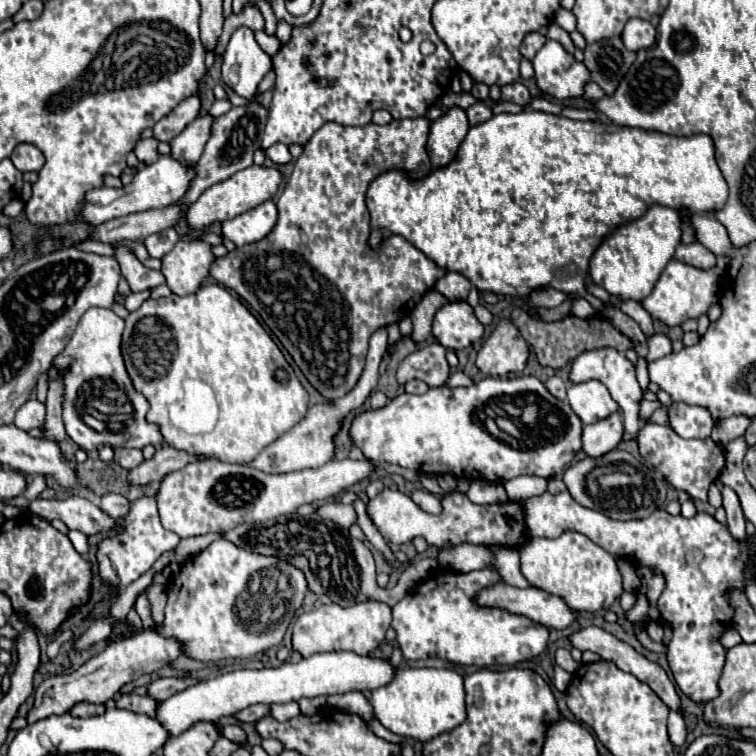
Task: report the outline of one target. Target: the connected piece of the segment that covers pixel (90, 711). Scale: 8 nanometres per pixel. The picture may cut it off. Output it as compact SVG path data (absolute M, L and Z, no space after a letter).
M77 703L69 711L75 717L91 717L91 715L101 715L105 713L105 705L95 705L95 703Z

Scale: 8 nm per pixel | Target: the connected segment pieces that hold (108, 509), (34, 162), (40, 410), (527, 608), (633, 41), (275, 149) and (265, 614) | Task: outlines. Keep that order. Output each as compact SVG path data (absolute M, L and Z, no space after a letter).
M109 493L109 495L103 495L103 499L101 499L101 511L105 511L113 519L125 517L129 513L129 509L131 509L131 501L123 495Z
M21 143L17 145L17 149L13 149L11 161L19 171L39 171L45 163L45 157L35 145Z
M37 399L27 401L17 413L15 413L15 425L23 431L29 431L33 427L39 427L45 419L45 405Z
M499 583L491 589L477 593L475 601L483 607L503 607L511 613L529 617L535 623L541 623L549 629L565 629L573 625L579 617L561 597L551 595L543 589L517 589L505 583Z
M629 19L621 39L629 51L651 47L655 43L655 27L645 19Z
M283 143L271 145L269 149L265 149L265 155L267 155L275 165L285 165L285 163L289 163L289 161L293 159L291 153L289 153L289 149L287 149L287 145L283 145Z
M225 537L213 541L197 557L189 559L173 583L169 583L169 601L165 607L165 621L157 629L163 637L177 637L185 643L185 655L199 661L219 661L227 657L247 659L251 655L263 653L273 645L279 645L293 613L301 607L307 593L305 575L277 557L267 557L259 553L249 553L227 541Z

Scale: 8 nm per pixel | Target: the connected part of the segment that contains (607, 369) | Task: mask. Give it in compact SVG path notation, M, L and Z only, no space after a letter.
M593 349L589 353L581 353L581 357L575 357L571 361L569 379L571 379L571 383L585 383L591 379L601 381L609 389L611 397L615 399L615 403L619 405L619 409L623 413L623 427L625 427L623 441L631 441L637 437L637 431L639 431L639 415L637 413L639 413L639 401L643 399L643 393L635 379L635 367L623 353L619 353L617 349Z

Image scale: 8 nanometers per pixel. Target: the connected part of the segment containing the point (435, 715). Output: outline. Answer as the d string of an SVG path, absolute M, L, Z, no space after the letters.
M399 667L393 681L375 689L369 703L381 725L401 737L429 741L443 731L465 721L465 691L463 677L451 669L413 669Z

